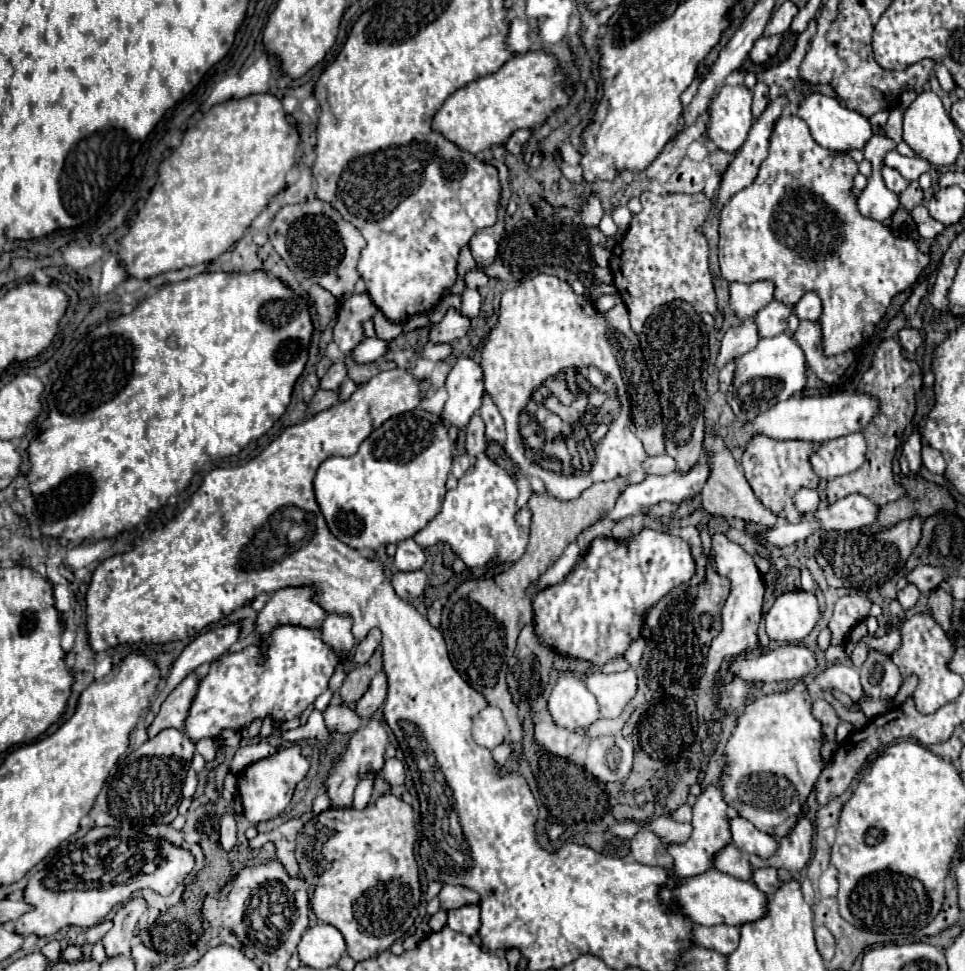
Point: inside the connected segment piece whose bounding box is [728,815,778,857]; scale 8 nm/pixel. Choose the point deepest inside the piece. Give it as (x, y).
(745, 836)

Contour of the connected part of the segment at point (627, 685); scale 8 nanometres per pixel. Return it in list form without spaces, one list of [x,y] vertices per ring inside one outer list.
[[[634,669],[620,673],[592,671],[586,675],[586,687],[596,697],[602,717],[618,717],[636,693]]]

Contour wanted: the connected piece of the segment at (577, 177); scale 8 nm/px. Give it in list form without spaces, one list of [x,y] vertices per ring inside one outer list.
[[[562,159],[562,161],[560,161],[560,171],[562,171],[564,177],[568,177],[568,179],[574,181],[574,183],[584,181],[584,179],[582,179],[582,169],[580,169],[578,163],[568,163],[568,161]]]

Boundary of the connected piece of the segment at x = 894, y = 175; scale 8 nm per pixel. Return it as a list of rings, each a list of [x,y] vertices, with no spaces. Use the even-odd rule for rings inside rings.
[[[888,165],[882,167],[882,177],[884,177],[886,187],[888,187],[890,191],[894,191],[894,193],[902,193],[902,191],[908,187],[908,181],[906,181],[896,169],[892,169],[892,167],[888,167]]]

